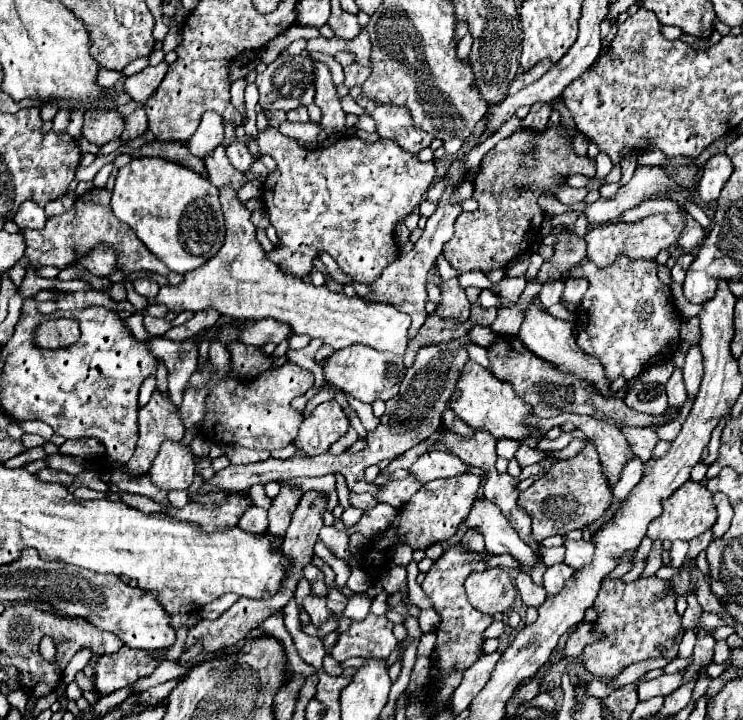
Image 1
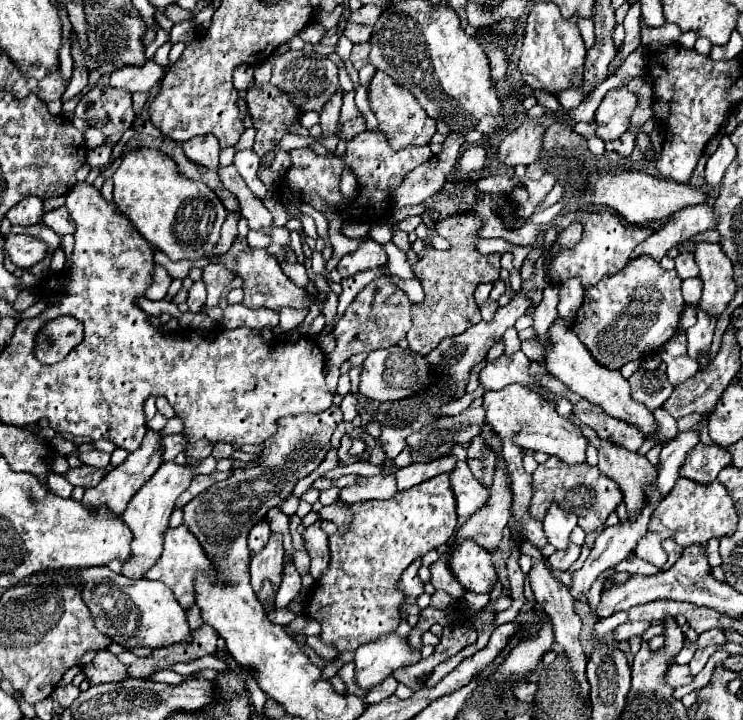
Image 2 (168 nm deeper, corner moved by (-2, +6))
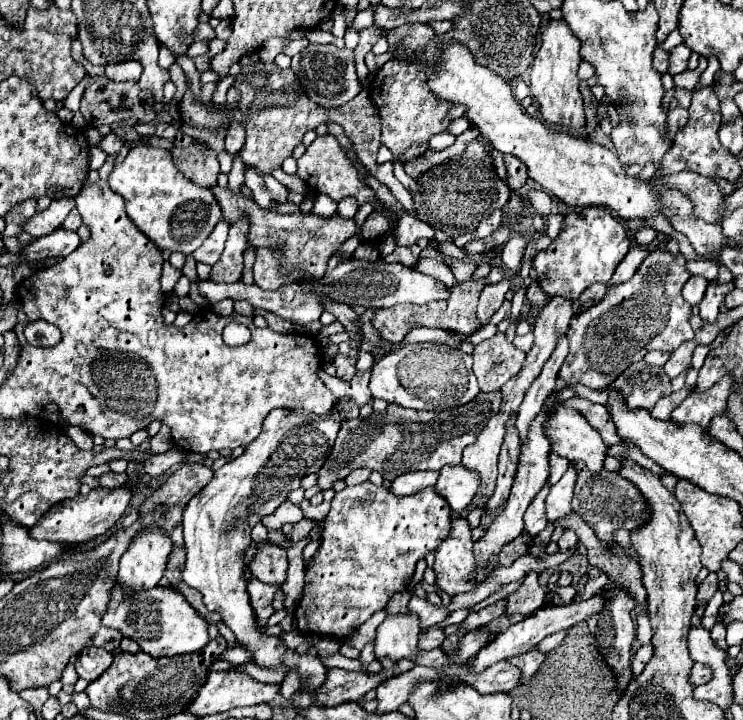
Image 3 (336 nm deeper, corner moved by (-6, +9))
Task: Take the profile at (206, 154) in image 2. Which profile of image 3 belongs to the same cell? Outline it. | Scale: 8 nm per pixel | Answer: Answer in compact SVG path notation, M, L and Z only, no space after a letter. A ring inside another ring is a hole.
M190 144L186 148L172 148L174 166L202 188L212 188L220 174L216 152L206 144Z

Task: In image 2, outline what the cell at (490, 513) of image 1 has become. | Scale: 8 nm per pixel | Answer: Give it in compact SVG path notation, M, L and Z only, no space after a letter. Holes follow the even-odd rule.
M458 461L452 471L452 491L456 495L456 511L460 517L470 517L476 509L482 509L490 497L490 491L474 479L466 461Z

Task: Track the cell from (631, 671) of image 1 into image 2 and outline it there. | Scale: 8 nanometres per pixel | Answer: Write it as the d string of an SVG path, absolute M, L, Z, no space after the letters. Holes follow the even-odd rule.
M710 629L706 633L702 633L696 641L696 649L702 649L702 647L708 647L708 645L720 645L724 643L724 631L722 629Z

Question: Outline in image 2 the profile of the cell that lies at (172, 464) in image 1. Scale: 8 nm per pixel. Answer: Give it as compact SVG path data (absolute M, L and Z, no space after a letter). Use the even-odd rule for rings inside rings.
M212 455L203 459L203 463L196 468L184 467L184 465L174 463L174 461L164 461L160 465L160 469L144 483L144 487L140 487L140 491L128 503L128 509L122 513L122 519L126 521L126 525L134 533L132 561L124 563L122 575L126 575L128 579L142 579L144 577L144 573L156 563L156 559L162 553L162 535L168 527L170 513L174 511L174 501L178 499L180 493L184 493L188 489L188 485L192 483L192 477L196 477L197 474L210 474L215 469L216 459Z

